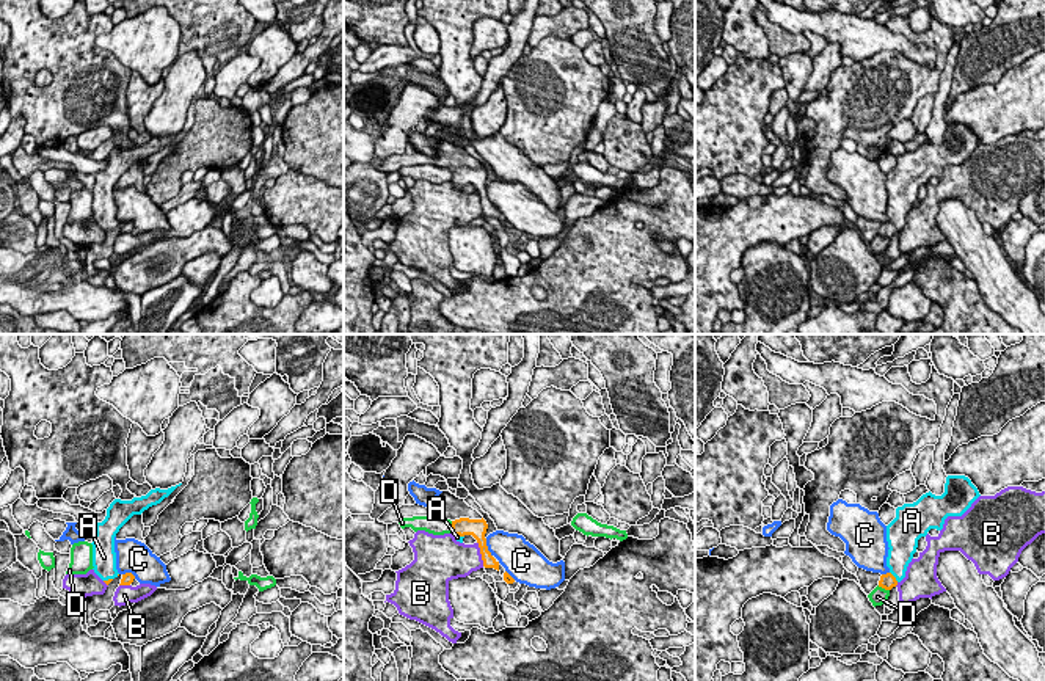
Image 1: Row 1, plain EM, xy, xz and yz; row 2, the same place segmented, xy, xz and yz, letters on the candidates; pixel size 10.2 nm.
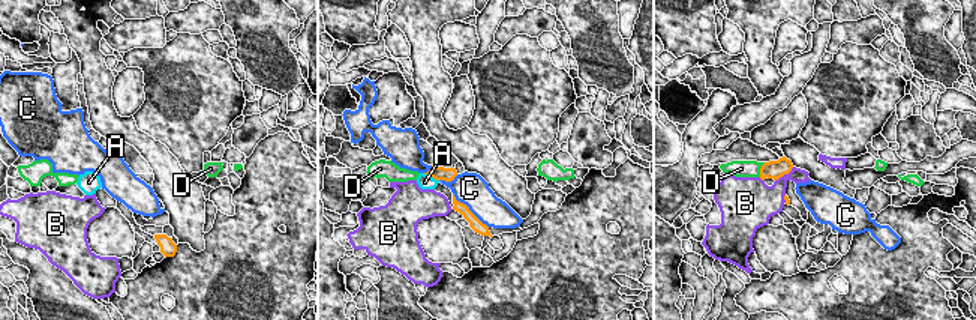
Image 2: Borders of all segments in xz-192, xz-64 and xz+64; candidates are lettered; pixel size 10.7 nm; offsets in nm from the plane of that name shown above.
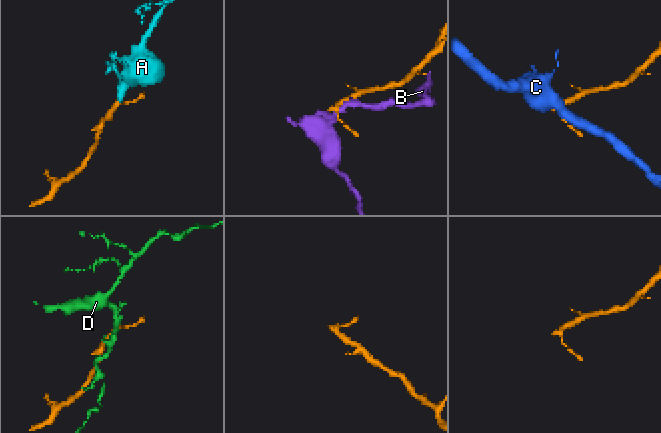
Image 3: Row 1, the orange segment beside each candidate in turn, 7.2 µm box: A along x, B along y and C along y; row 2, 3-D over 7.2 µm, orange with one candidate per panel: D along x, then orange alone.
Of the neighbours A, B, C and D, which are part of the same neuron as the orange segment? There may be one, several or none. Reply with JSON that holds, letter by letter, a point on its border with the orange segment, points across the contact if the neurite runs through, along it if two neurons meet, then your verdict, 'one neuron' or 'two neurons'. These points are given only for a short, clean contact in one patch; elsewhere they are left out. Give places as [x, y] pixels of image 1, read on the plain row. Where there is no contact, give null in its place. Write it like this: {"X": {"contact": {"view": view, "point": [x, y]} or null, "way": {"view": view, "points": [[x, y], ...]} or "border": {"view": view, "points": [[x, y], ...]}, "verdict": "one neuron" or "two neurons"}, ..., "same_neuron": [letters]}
{"A": {"contact": {"view": "yz", "point": [893, 225]}, "way": {"view": "yz", "points": [[887, 229], [893, 225], [898, 217], [899, 203]]}, "verdict": "one neuron"}, "B": {"contact": {"view": "xz", "point": [480, 201]}, "verdict": "two neurons"}, "C": {"contact": {"view": "xz", "point": [487, 196]}, "verdict": "two neurons"}, "D": {"contact": {"view": "xz", "point": [452, 176]}, "verdict": "two neurons"}, "same_neuron": ["A"]}

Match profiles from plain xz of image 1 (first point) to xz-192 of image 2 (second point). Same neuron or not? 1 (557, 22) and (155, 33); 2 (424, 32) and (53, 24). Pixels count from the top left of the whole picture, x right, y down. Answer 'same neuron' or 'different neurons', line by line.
1: different neurons
2: different neurons

